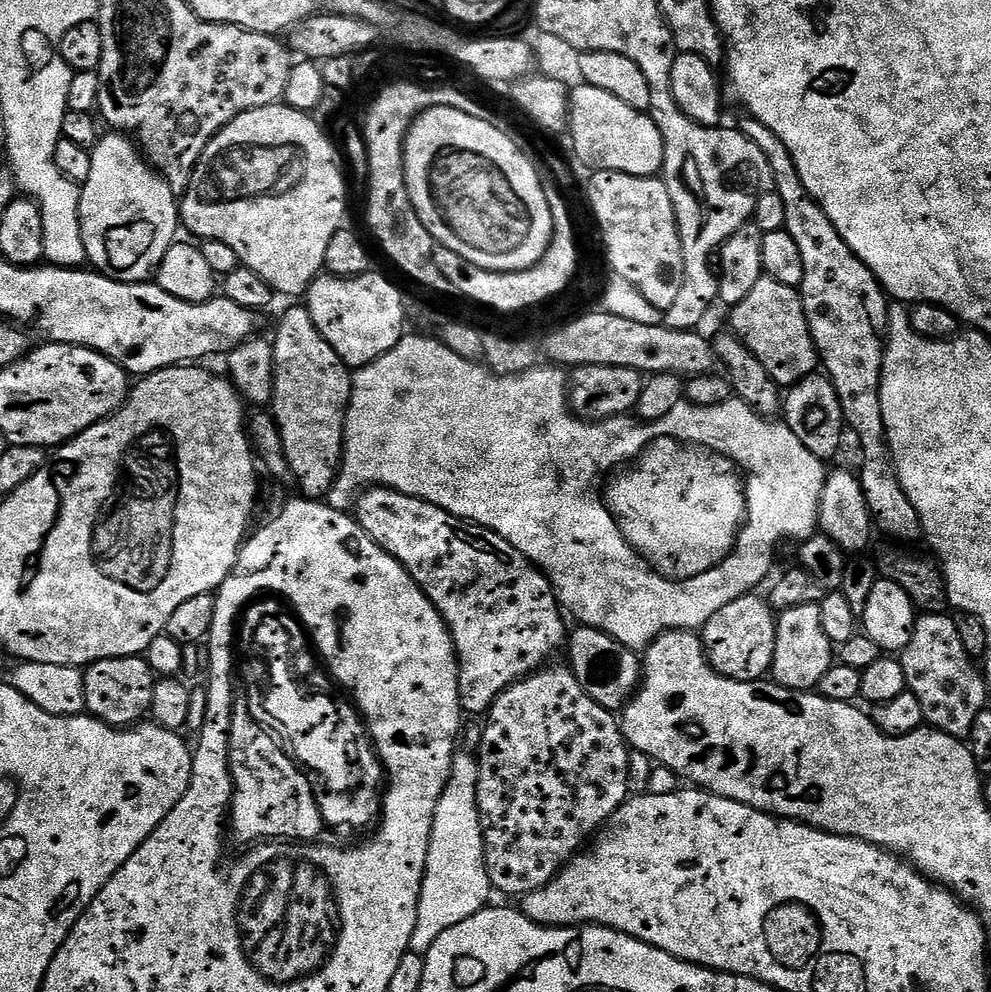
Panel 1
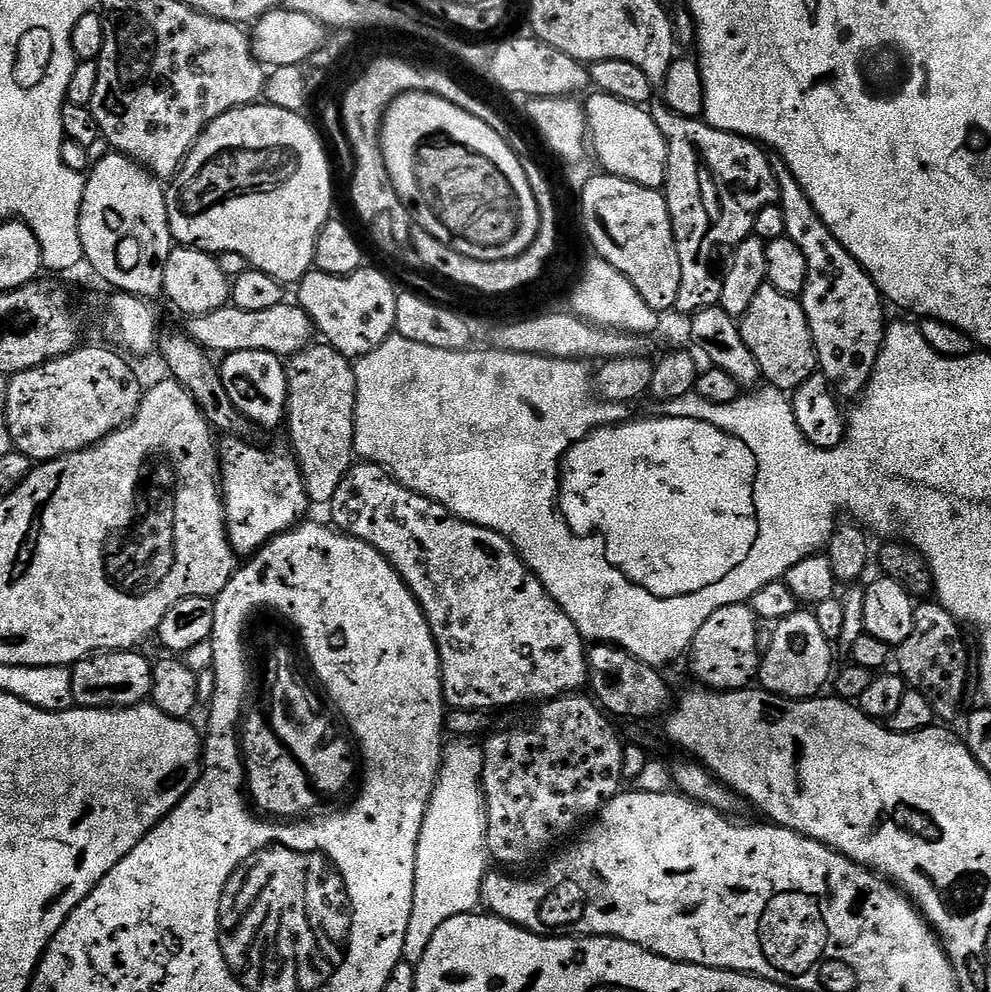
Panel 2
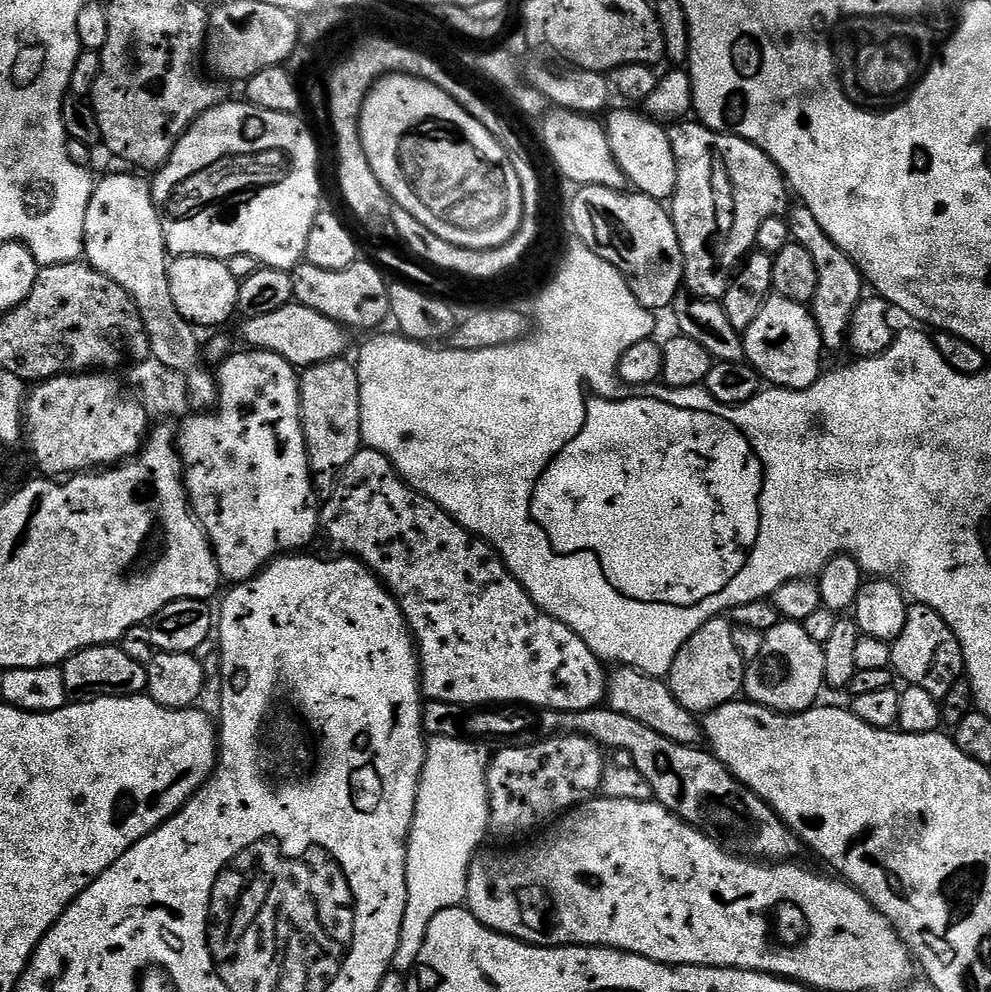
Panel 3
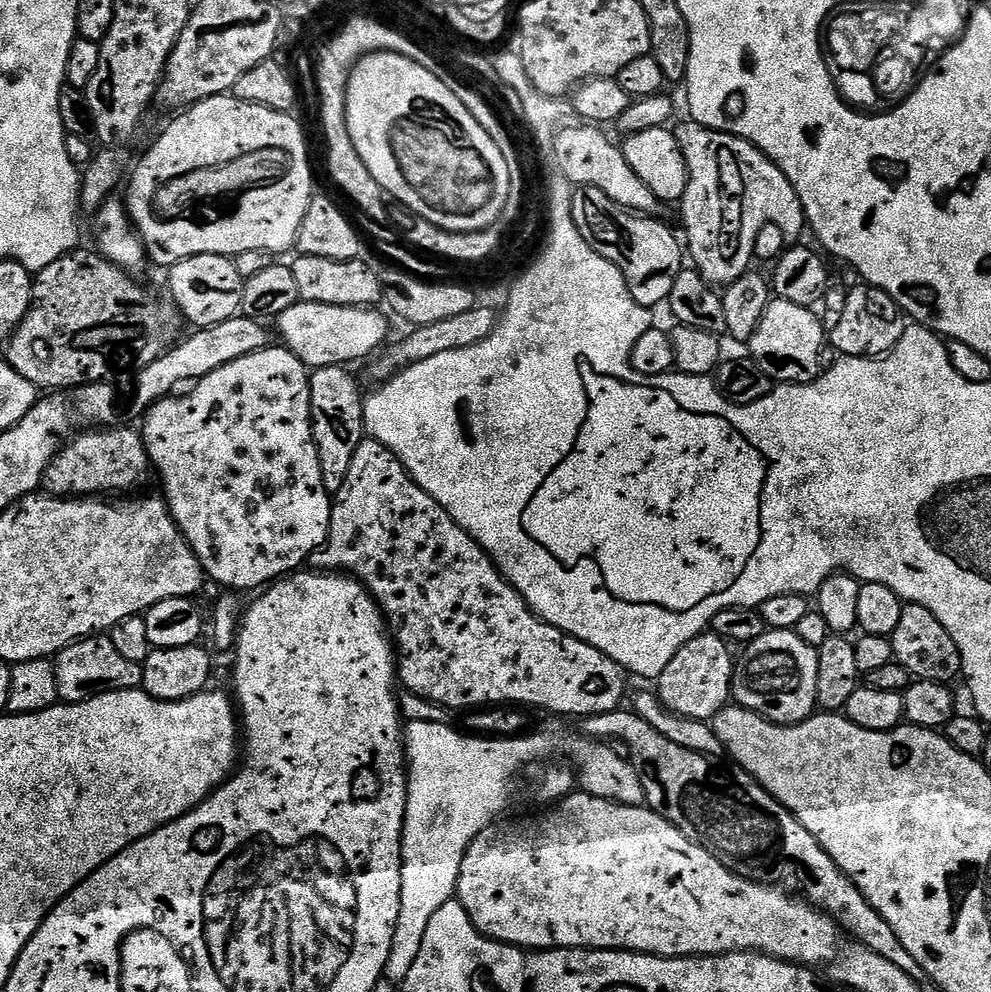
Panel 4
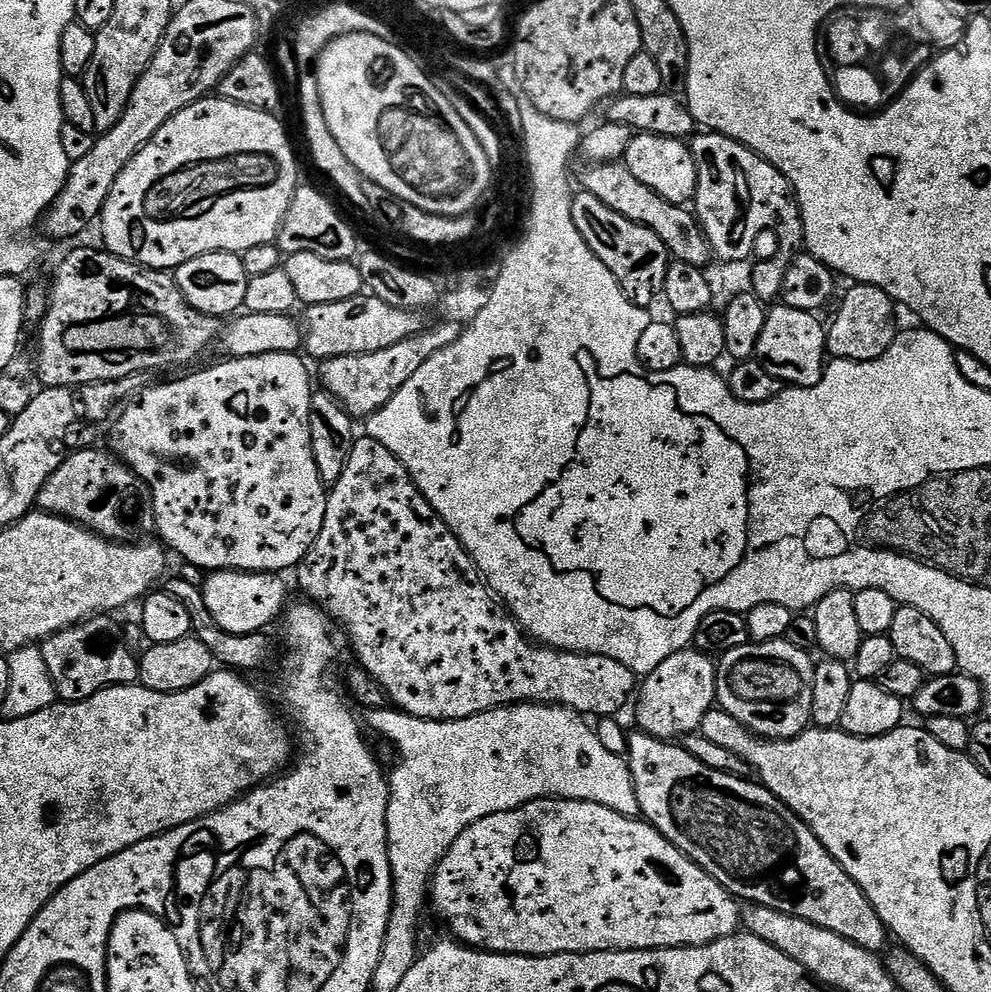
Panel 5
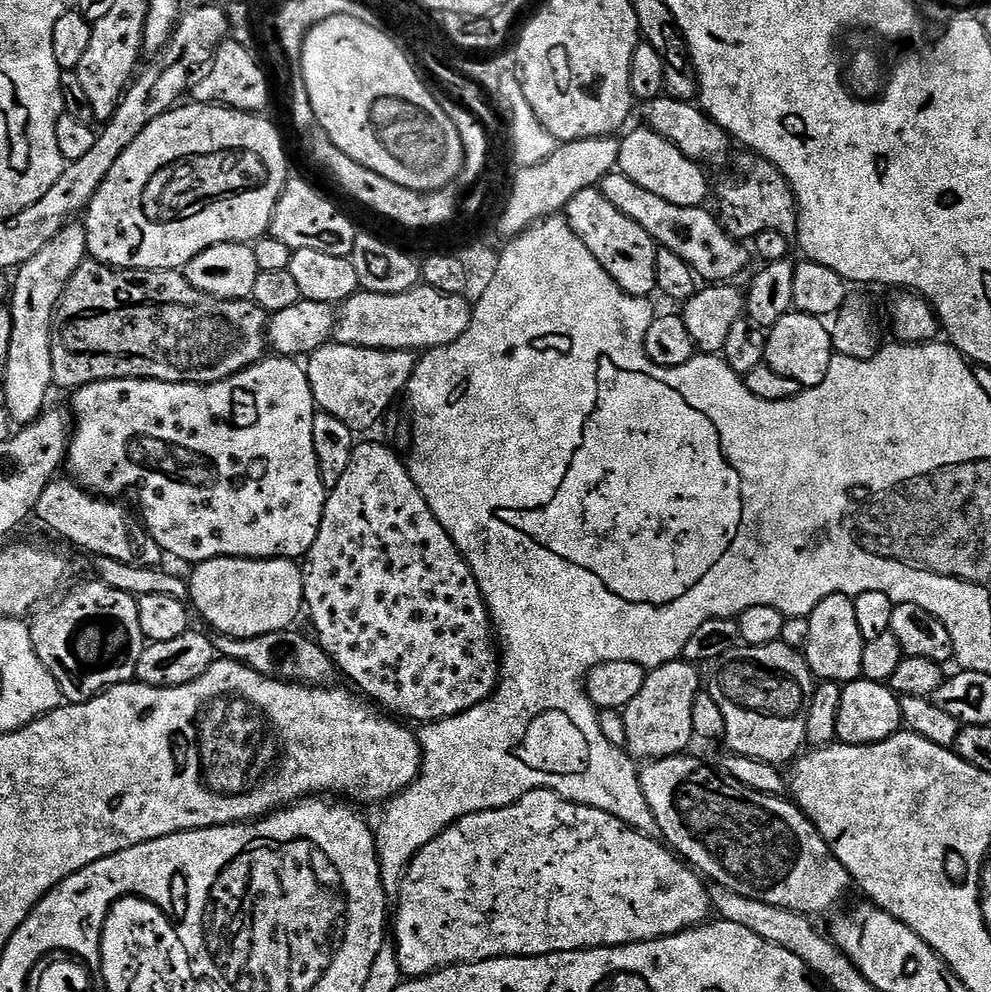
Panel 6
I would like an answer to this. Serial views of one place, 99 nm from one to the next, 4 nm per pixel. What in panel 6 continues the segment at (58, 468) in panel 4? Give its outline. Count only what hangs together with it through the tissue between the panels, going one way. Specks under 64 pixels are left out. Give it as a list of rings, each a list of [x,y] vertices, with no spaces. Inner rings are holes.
[[[54,478],[42,490],[42,498],[38,498],[35,519],[40,519],[50,531],[56,536],[61,536],[64,540],[69,540],[76,548],[81,548],[84,552],[89,552],[92,558],[101,556],[102,558],[114,558],[114,562],[126,562],[126,566],[138,566],[139,568],[159,568],[166,560],[166,553],[154,542],[148,529],[144,527],[143,519],[135,511],[123,508],[120,502],[113,502],[108,498],[101,498],[88,491],[87,488],[80,487],[71,478]]]

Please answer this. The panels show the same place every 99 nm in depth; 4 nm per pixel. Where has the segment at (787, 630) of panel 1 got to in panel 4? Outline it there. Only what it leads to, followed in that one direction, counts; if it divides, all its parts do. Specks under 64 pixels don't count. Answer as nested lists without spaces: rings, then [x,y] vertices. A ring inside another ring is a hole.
[[[795,630],[791,632],[764,631],[753,644],[747,645],[739,653],[732,670],[731,699],[739,707],[756,712],[775,724],[800,724],[817,711],[816,691],[818,690],[818,670],[820,669],[820,653],[817,649],[806,646],[802,638],[798,638]]]

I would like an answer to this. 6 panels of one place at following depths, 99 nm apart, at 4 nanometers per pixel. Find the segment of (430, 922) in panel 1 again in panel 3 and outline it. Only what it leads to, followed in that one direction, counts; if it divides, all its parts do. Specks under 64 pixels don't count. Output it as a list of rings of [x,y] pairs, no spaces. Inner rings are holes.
[[[433,736],[427,741],[425,764],[422,766],[420,785],[416,795],[416,809],[412,829],[408,835],[406,858],[406,914],[402,918],[402,934],[398,938],[398,950],[392,959],[392,968],[408,974],[416,967],[416,959],[422,950],[426,930],[434,922],[434,914],[442,910],[459,908],[468,898],[468,867],[481,851],[480,843],[490,832],[488,811],[488,762],[489,753],[479,748],[479,743],[468,738],[442,738]]]

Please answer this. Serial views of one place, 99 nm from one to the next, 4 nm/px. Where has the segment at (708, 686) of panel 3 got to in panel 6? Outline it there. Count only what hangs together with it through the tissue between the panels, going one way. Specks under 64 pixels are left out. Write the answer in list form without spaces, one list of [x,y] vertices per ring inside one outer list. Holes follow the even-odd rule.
[[[681,658],[647,673],[642,690],[622,709],[626,726],[626,748],[637,761],[651,762],[687,753],[694,741],[694,702],[702,695],[702,672]]]

